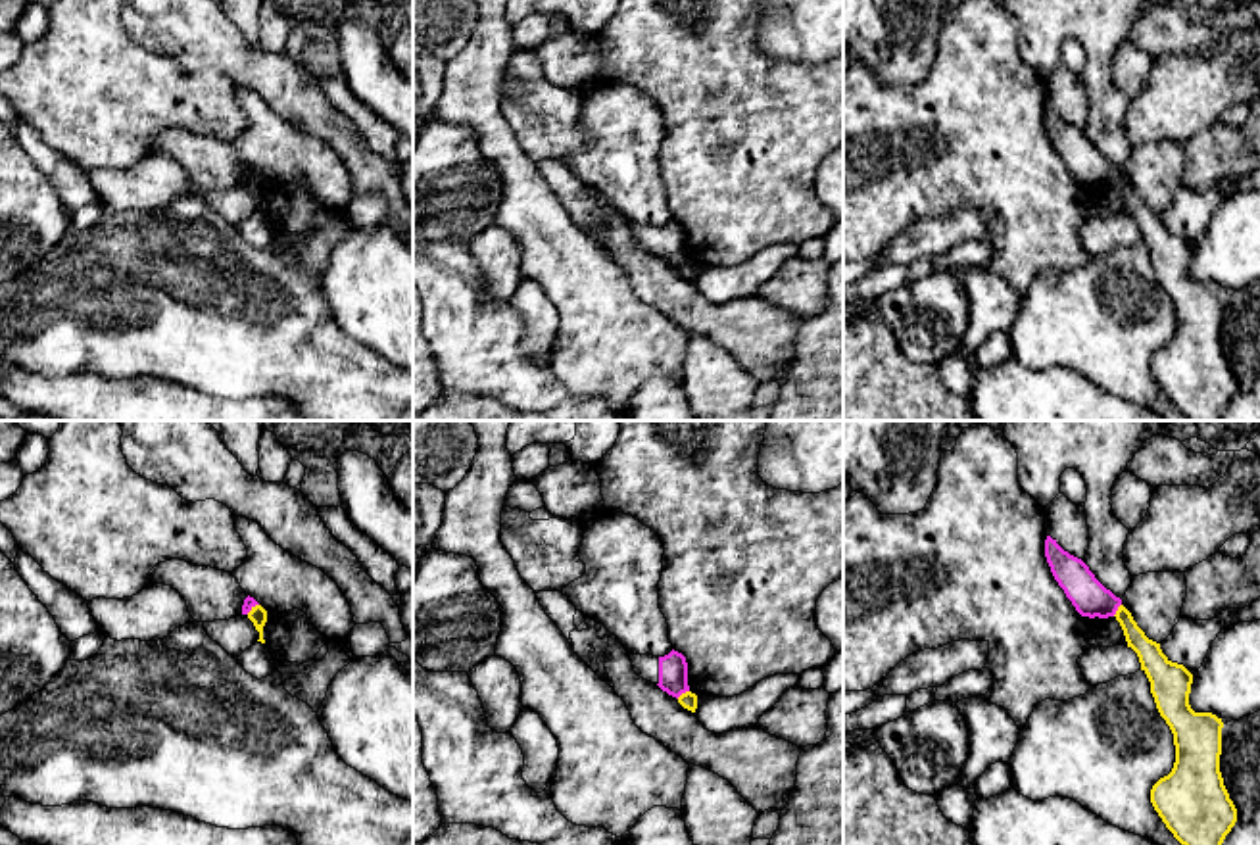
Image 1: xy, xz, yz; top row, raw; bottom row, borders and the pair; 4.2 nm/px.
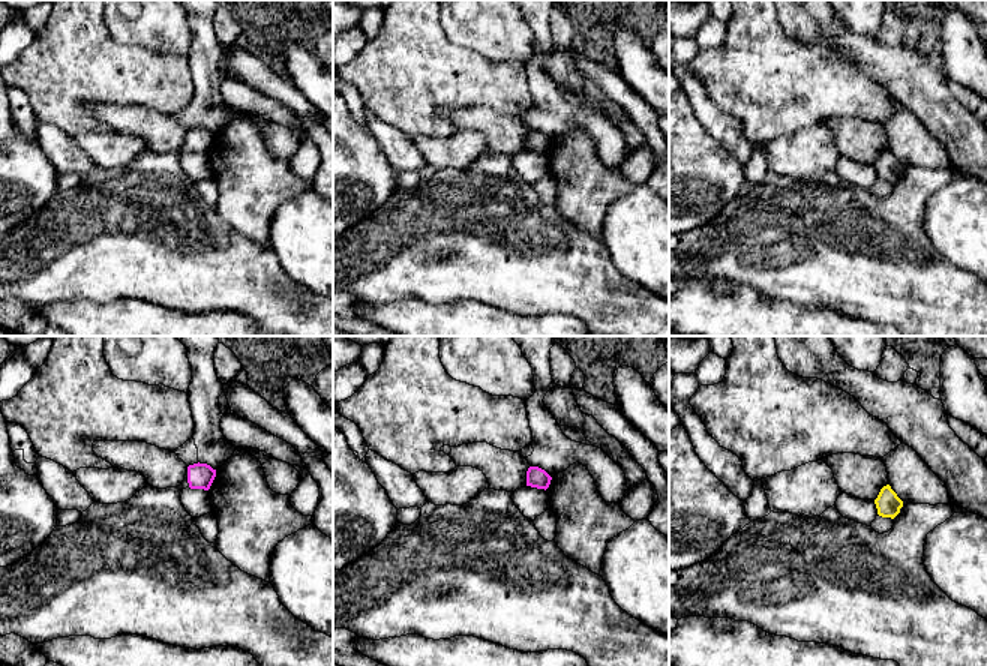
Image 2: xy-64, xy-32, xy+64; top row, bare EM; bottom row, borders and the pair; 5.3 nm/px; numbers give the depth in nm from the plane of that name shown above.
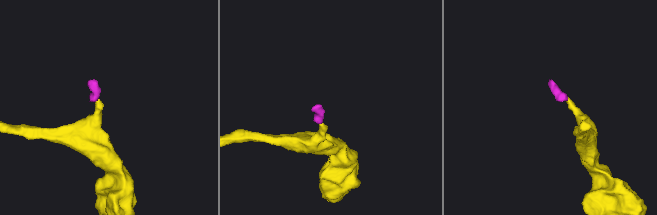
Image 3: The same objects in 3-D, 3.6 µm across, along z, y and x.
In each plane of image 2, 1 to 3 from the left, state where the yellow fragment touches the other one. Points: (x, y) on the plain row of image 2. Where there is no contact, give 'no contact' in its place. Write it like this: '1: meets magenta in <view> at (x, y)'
1: no contact
2: no contact
3: no contact

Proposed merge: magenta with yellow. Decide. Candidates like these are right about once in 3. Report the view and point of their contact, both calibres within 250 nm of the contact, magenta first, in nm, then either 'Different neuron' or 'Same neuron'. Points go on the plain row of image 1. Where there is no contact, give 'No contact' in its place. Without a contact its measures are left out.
Touches magenta at xz (682, 262). Thickness 130 nm (magenta) against 70 nm. Different neuron

